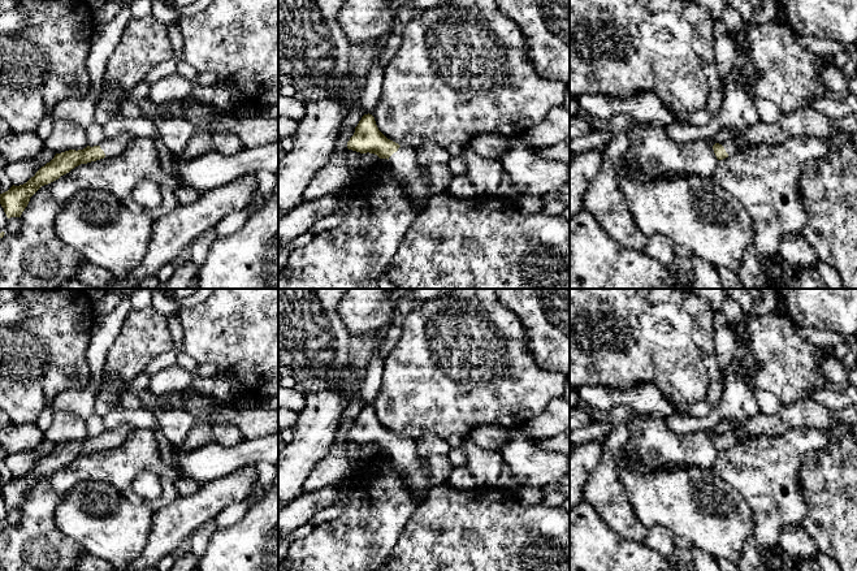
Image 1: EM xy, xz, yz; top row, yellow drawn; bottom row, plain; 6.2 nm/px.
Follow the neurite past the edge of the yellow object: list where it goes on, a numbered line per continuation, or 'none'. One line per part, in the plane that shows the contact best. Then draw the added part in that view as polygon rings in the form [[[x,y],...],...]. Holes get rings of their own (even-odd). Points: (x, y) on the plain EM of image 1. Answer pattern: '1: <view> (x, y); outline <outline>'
1: xz (403, 453); outline [[[399,438],[398,442],[389,449],[389,454],[391,460],[402,471],[406,488],[423,501],[429,490],[428,472],[425,471],[425,463],[417,457],[415,440]]]

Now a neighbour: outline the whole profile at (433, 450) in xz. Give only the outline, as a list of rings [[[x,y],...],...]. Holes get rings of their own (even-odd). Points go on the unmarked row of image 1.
[[[424,433],[415,440],[415,445],[419,459],[425,463],[428,486],[447,484],[454,466],[449,460],[451,446],[446,438],[433,433]]]

